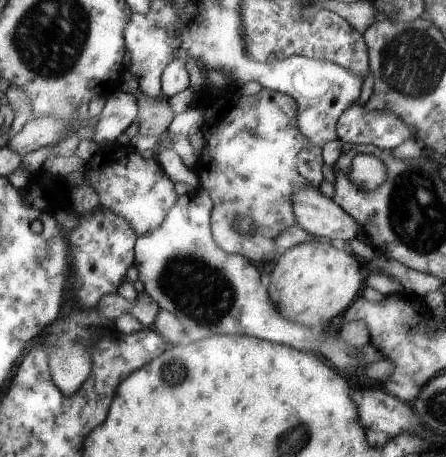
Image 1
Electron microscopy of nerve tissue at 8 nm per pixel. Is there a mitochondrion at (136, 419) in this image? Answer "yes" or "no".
no

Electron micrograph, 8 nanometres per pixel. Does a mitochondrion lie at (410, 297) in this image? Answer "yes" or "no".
no

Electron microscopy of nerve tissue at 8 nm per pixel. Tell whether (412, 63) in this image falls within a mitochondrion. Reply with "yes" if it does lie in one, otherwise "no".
yes

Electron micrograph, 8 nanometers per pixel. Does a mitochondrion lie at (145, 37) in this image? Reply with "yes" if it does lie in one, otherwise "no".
no

